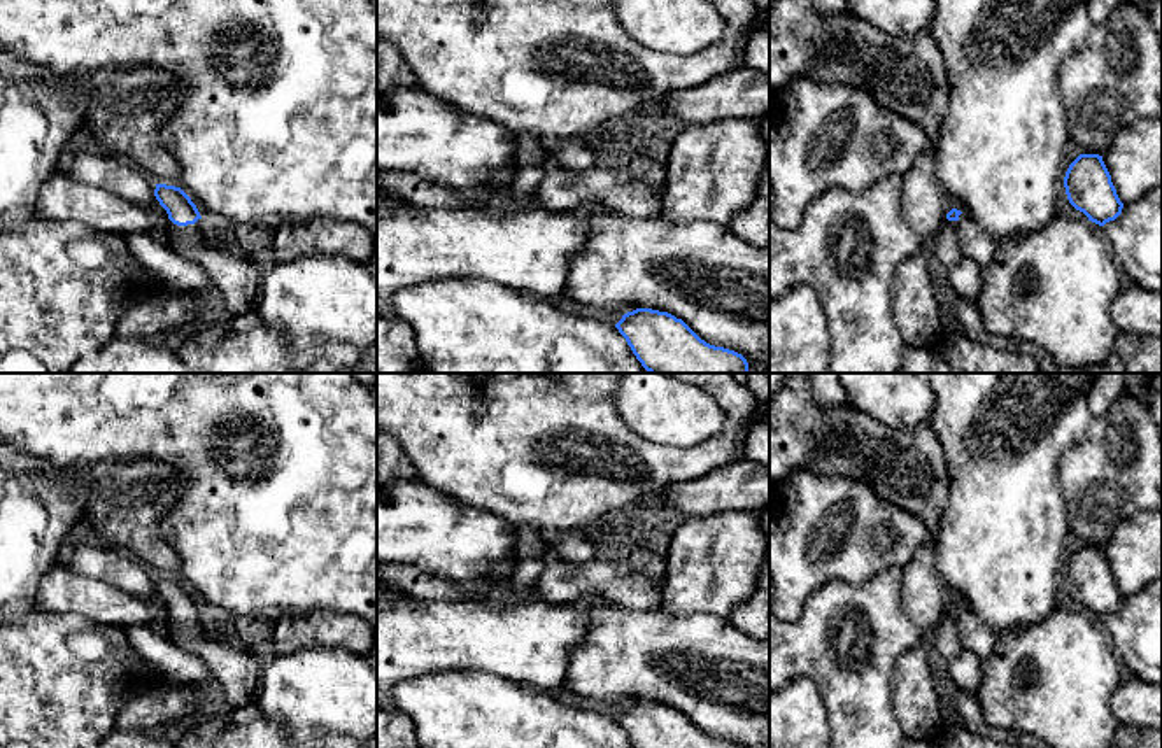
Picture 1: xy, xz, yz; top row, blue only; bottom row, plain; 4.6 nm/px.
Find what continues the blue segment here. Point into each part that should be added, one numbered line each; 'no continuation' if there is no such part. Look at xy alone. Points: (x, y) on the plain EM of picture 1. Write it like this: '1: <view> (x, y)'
1: xy (237, 670)

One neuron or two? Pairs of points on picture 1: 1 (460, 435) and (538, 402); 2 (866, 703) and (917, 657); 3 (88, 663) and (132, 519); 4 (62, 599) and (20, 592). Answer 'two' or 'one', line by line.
1: one
2: two
3: two
4: two

